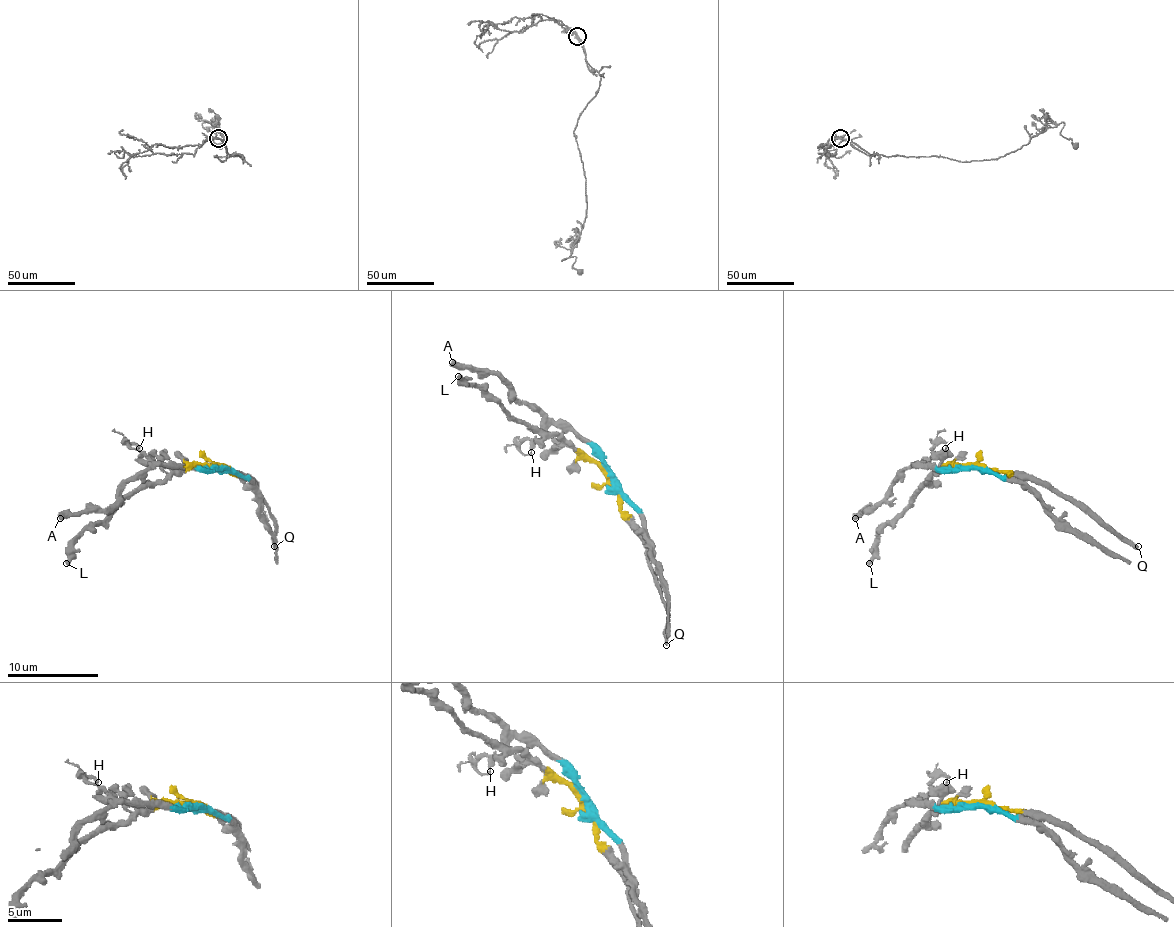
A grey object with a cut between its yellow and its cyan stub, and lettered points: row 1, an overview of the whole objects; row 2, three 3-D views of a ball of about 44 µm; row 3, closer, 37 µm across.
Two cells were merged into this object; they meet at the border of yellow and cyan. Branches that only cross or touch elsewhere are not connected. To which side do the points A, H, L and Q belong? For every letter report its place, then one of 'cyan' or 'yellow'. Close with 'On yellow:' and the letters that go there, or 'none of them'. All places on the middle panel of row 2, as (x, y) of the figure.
A: at (452, 362); cyan
H: at (531, 452); cyan
L: at (458, 376); yellow
Q: at (666, 645); yellow
On yellow: L, Q

